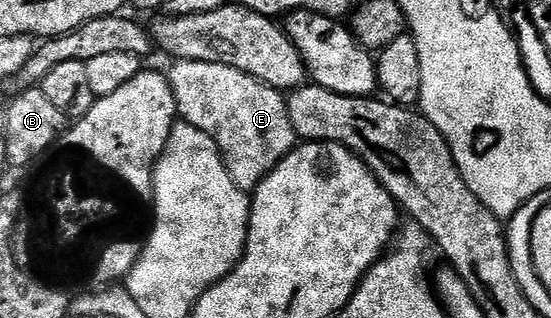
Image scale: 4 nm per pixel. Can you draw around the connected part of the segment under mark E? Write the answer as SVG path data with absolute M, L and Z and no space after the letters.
M177 60L172 65L173 67L167 70L167 77L175 92L178 115L195 128L199 128L199 132L207 132L207 136L215 140L227 172L231 180L235 180L238 188L246 192L256 190L257 185L295 149L299 142L295 128L291 124L286 95L275 87L268 86L266 82L251 77L247 72L236 70L227 64Z

